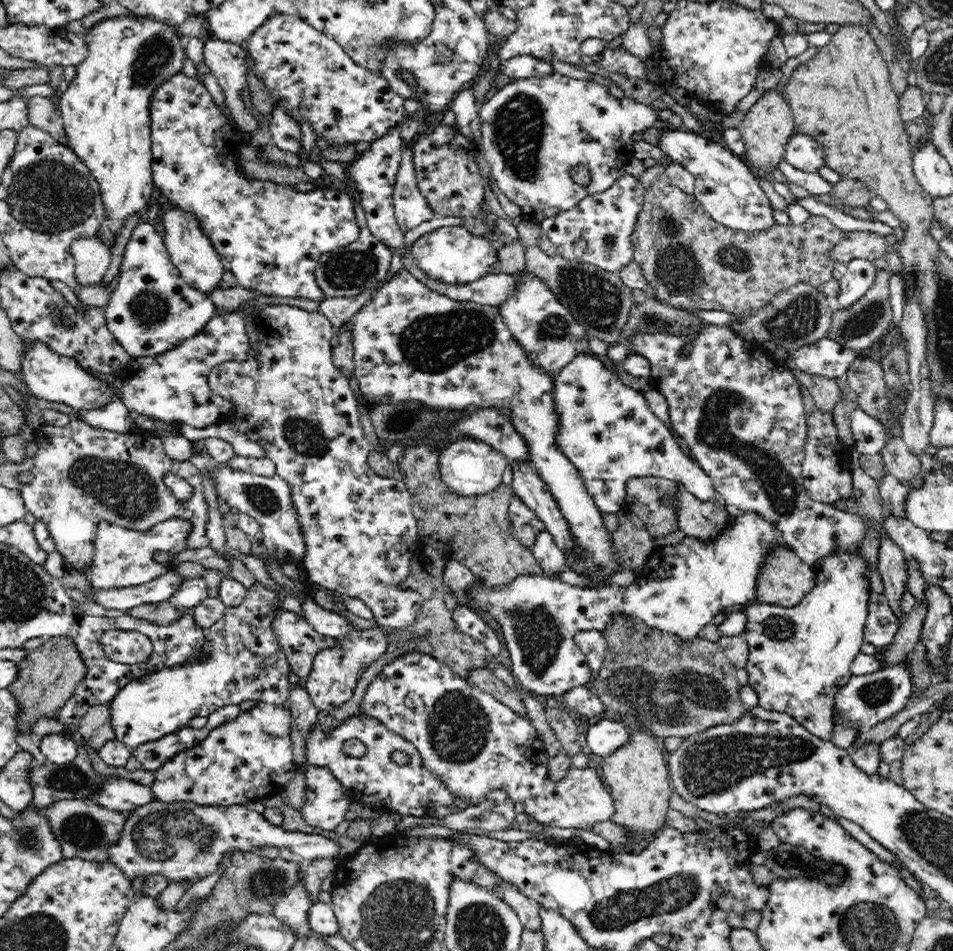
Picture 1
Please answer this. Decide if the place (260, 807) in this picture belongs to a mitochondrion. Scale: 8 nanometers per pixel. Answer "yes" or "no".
no

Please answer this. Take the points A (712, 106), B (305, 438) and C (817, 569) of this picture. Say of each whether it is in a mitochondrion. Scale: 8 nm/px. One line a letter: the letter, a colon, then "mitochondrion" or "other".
A: other
B: mitochondrion
C: other

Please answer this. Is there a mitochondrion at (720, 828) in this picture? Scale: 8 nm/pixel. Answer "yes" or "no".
no

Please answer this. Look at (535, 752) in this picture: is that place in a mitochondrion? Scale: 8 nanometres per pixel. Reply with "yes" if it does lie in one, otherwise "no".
no

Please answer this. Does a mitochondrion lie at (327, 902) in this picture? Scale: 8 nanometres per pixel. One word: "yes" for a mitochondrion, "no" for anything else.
no

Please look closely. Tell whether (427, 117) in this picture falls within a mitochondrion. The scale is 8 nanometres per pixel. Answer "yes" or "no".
no

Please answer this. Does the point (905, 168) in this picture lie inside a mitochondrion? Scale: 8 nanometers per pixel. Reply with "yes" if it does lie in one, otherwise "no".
no

